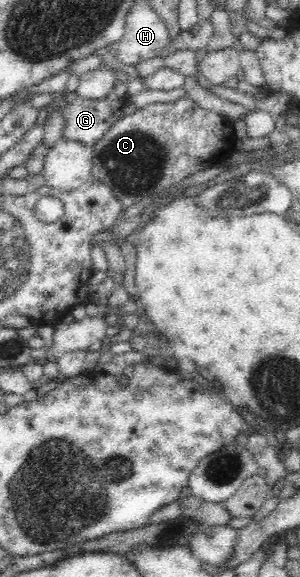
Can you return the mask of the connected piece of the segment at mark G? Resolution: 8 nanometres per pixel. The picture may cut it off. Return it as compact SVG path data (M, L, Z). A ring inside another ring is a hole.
M113 92L101 99L77 97L60 110L63 114L61 137L92 146L119 117L135 111L135 106L127 102L127 96L118 99Z

